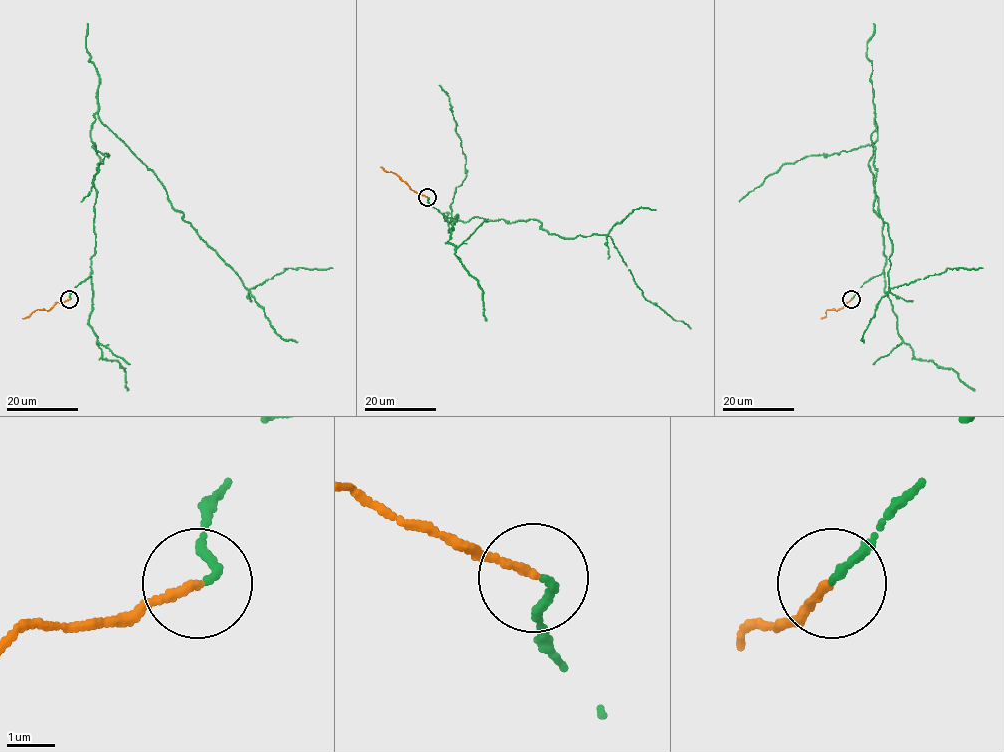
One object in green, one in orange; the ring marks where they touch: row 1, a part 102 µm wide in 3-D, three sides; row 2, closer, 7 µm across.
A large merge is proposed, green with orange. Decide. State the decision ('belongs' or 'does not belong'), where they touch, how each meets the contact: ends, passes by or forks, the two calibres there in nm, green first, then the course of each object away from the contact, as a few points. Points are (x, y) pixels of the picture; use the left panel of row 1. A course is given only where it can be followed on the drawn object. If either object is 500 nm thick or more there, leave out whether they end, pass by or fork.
belongs | (69, 299) | green ends | orange ends | 160/170 nm | green via (70, 299), (91, 275), (94, 253), (95, 113), (248, 289), (285, 268), (332, 268) | orange via (69, 299), (57, 302), (48, 310), (37, 309), (22, 318)

